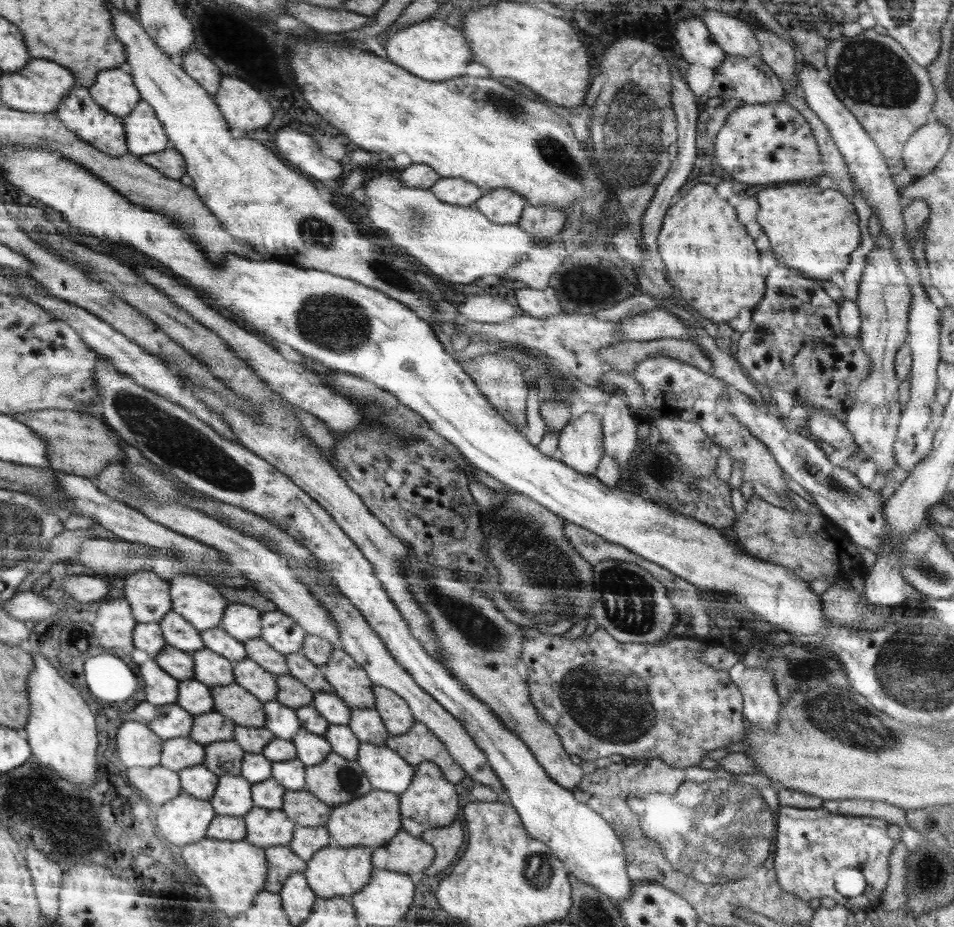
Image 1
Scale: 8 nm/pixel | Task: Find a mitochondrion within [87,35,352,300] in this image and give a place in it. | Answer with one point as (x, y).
(316, 229)

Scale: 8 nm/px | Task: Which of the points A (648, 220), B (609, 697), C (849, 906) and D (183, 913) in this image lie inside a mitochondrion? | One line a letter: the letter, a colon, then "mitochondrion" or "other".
A: other
B: mitochondrion
C: other
D: other

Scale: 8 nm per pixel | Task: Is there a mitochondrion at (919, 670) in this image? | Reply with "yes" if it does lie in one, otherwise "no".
yes

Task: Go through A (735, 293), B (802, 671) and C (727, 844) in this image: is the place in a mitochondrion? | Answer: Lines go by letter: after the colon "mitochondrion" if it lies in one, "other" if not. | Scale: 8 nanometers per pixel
A: other
B: mitochondrion
C: mitochondrion

